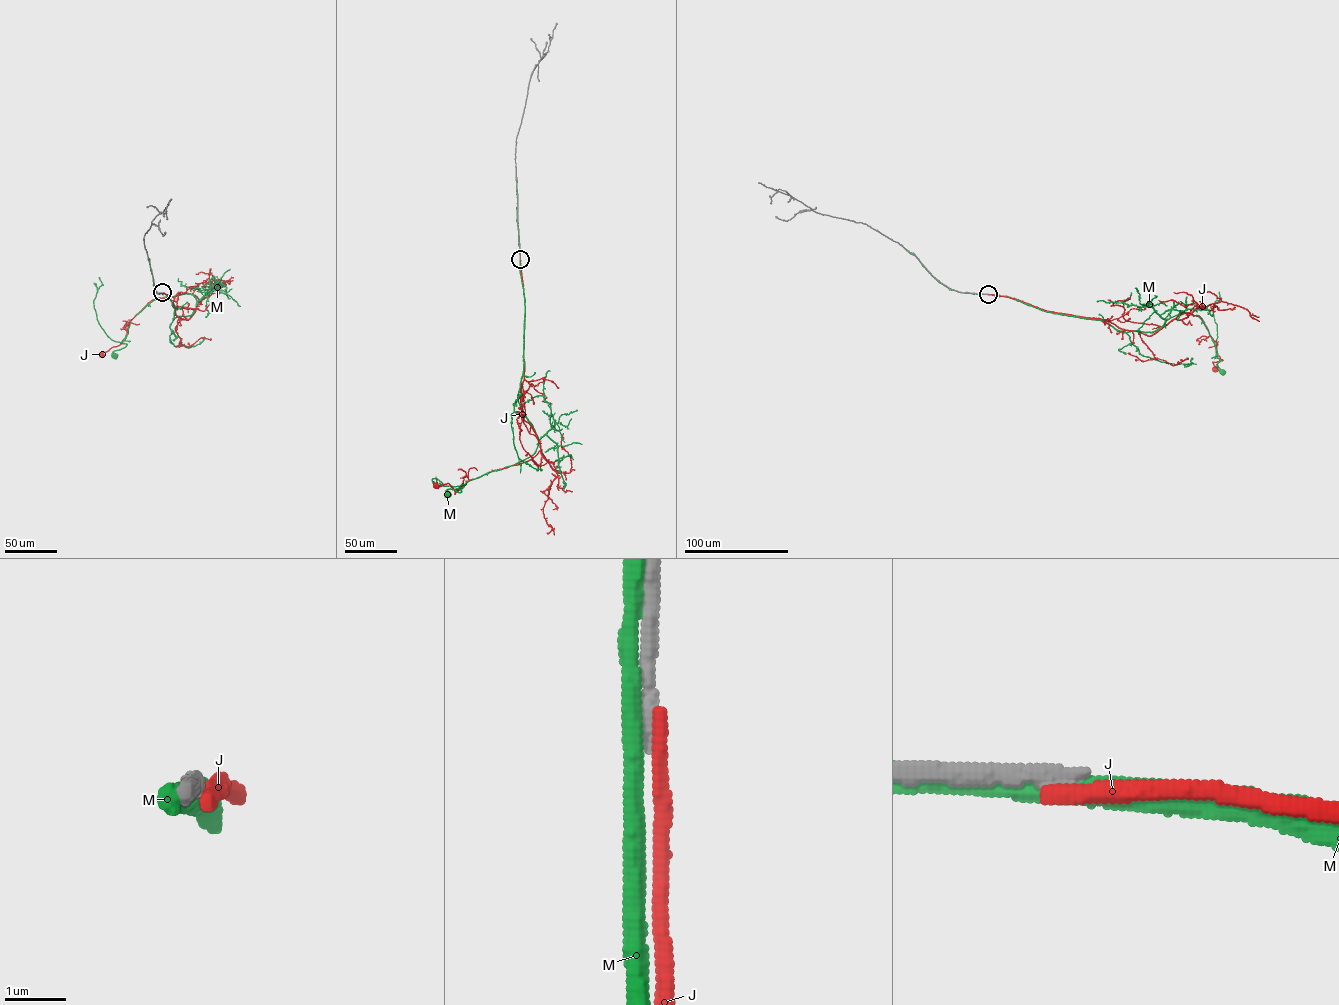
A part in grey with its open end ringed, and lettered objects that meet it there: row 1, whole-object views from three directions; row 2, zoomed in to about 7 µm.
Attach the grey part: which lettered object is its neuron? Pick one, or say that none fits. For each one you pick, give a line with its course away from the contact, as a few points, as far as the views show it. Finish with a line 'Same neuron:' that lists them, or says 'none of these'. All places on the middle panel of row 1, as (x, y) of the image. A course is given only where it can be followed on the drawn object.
Same neuron: none of these

